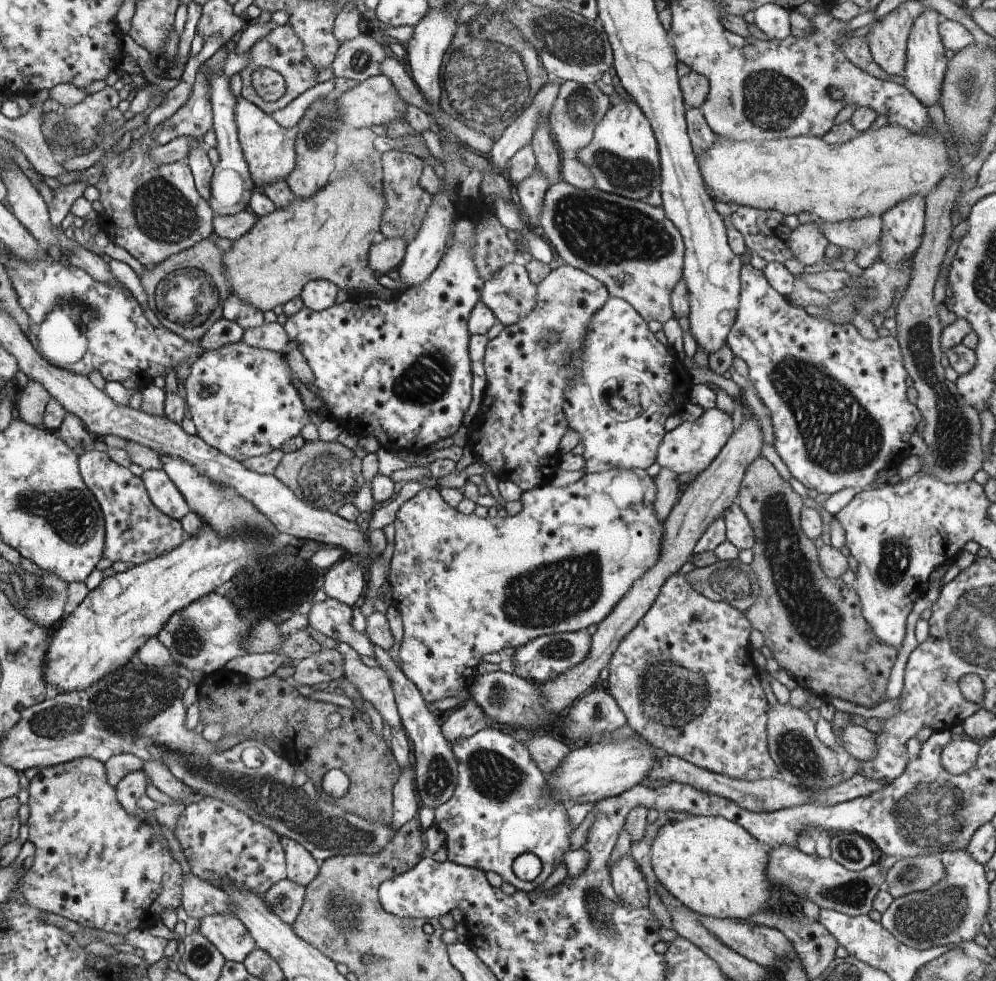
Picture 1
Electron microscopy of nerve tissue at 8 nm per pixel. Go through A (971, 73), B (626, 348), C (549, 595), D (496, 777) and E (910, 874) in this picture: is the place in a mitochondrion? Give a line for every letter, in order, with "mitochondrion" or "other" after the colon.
A: mitochondrion
B: other
C: mitochondrion
D: mitochondrion
E: mitochondrion

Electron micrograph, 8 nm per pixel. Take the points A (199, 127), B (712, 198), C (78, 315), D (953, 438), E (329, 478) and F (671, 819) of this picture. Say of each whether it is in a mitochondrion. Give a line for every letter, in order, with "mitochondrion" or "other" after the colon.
A: other
B: other
C: mitochondrion
D: mitochondrion
E: mitochondrion
F: other

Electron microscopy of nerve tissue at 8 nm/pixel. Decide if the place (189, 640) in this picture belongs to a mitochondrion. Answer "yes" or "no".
yes

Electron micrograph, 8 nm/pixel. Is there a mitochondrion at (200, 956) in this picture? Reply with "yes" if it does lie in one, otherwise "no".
yes

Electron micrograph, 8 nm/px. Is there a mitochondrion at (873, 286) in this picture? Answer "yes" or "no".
yes

